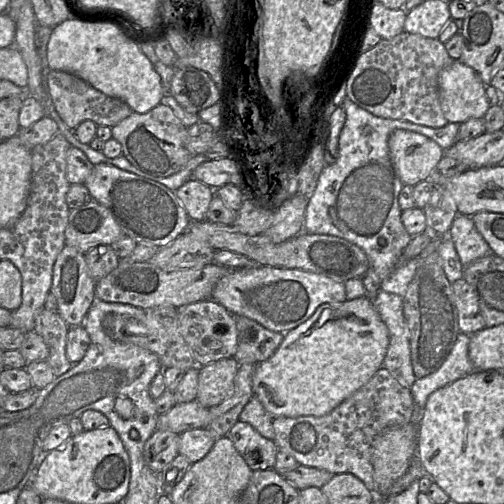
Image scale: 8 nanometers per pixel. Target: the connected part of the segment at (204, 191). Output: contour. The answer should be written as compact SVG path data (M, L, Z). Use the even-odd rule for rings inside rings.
M190 179L175 193L191 222L201 222L206 220L206 214L214 192L214 188L195 179Z

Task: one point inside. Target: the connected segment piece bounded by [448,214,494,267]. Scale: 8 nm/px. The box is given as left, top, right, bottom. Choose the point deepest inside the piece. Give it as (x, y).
(470, 245)

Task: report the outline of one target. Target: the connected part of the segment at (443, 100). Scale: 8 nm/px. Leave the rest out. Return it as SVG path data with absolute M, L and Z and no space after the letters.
M455 60L439 74L438 94L441 110L449 123L483 118L490 105L486 85L478 72Z

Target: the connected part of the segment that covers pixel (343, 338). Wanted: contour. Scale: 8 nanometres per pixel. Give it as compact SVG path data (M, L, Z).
M369 295L320 305L311 317L285 332L275 353L256 365L252 389L275 417L321 417L365 385L382 367L389 331Z

